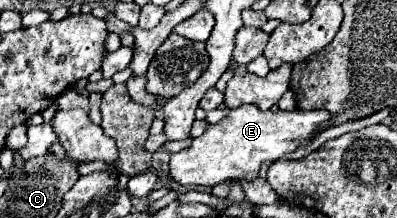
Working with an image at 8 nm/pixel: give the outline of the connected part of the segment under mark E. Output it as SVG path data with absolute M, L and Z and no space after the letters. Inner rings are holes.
M242 105L226 113L218 123L196 137L190 147L170 155L168 177L180 185L202 185L214 187L230 179L254 181L262 163L276 161L286 153L292 153L300 145L310 143L316 135L314 129L320 123L330 121L328 111L260 111L256 105Z

